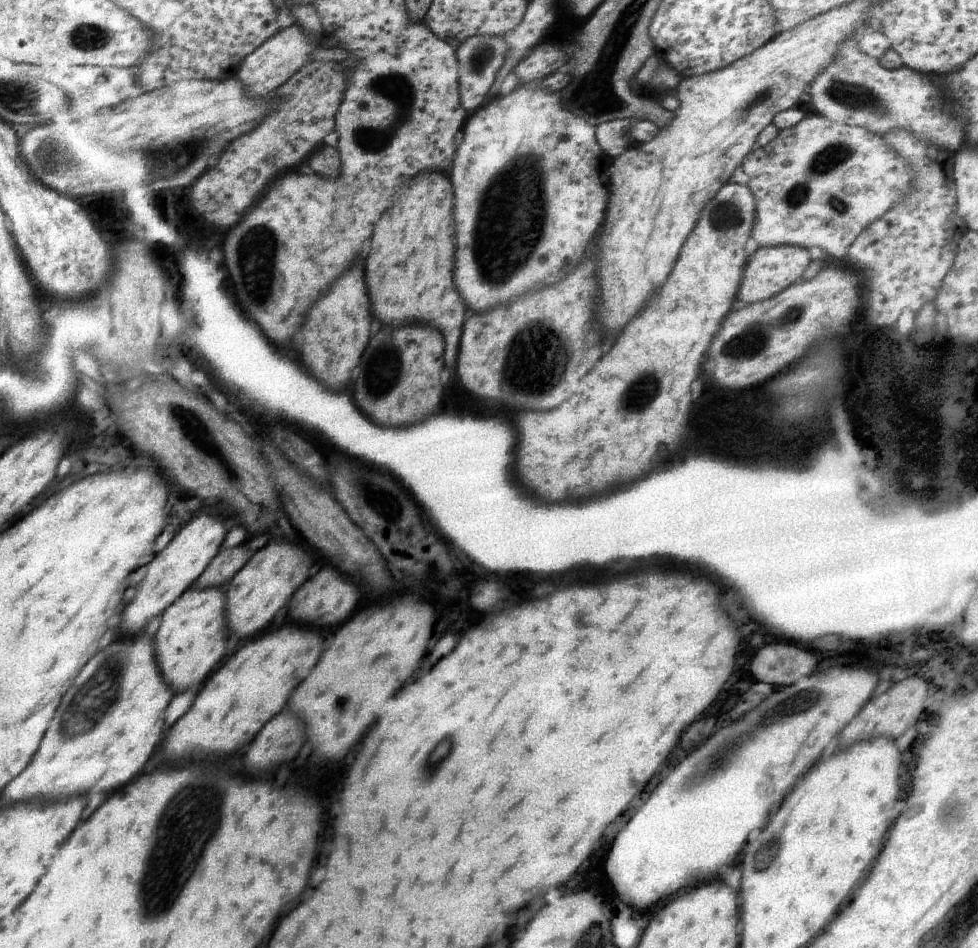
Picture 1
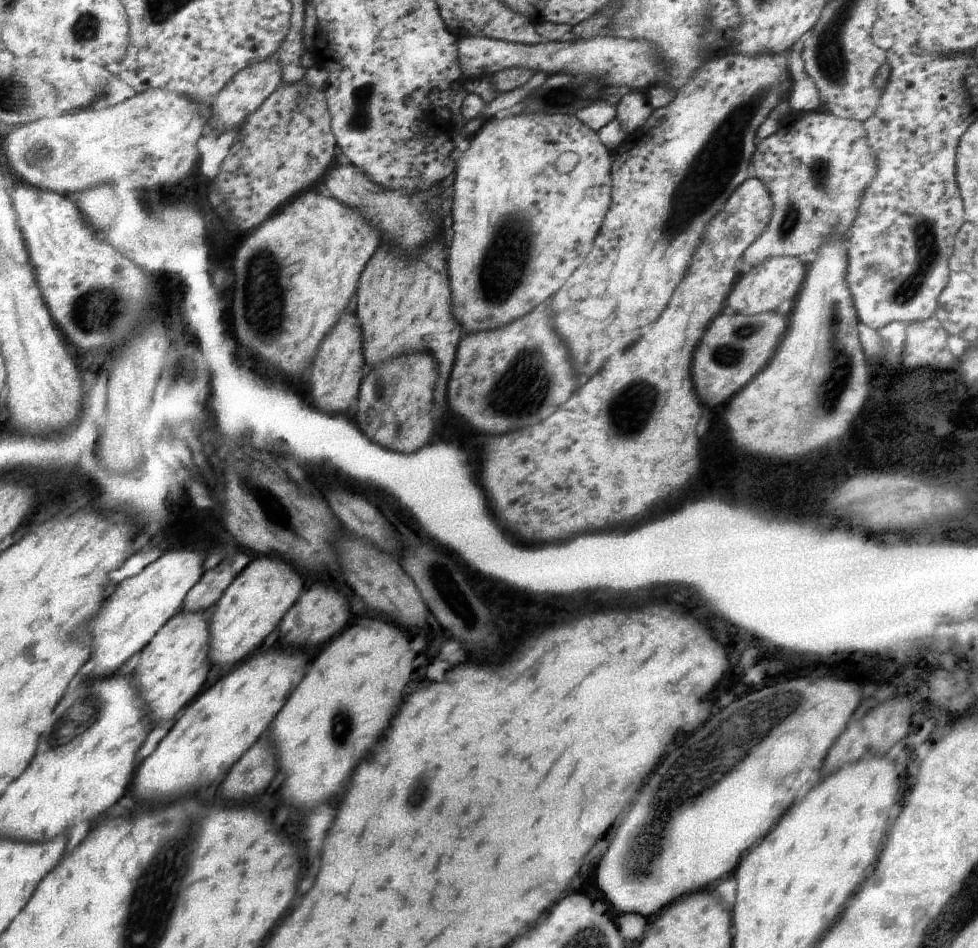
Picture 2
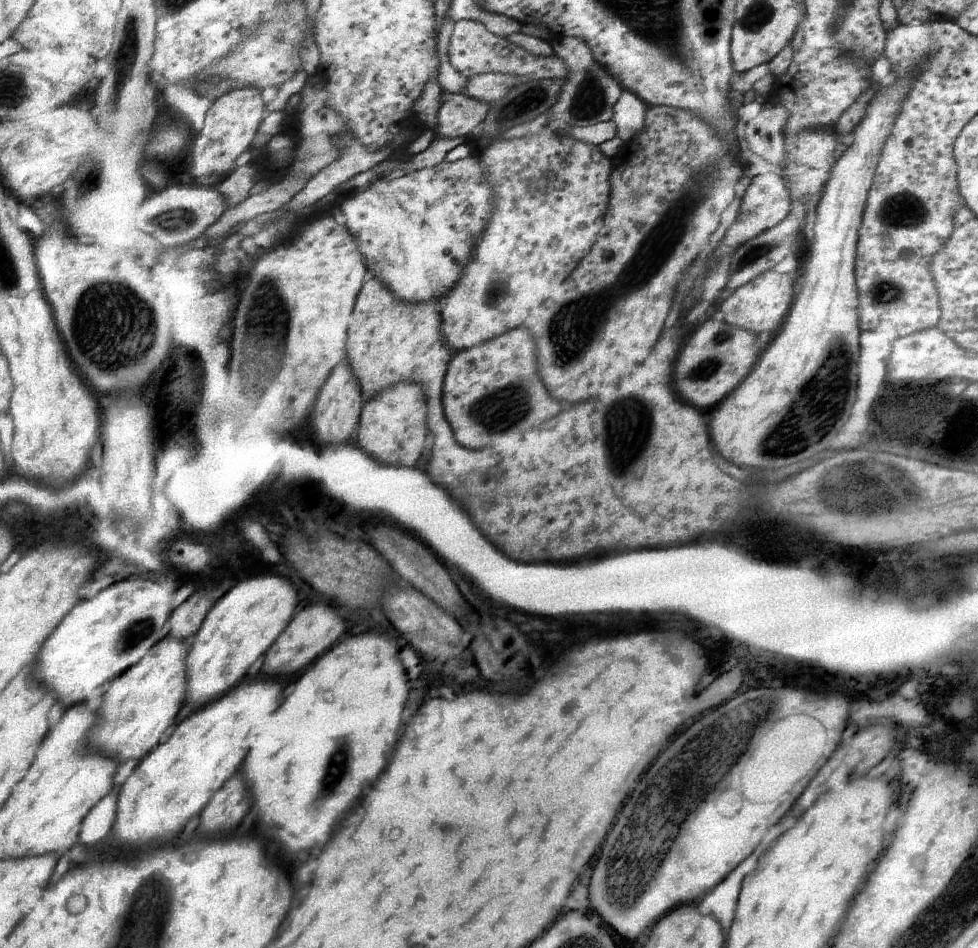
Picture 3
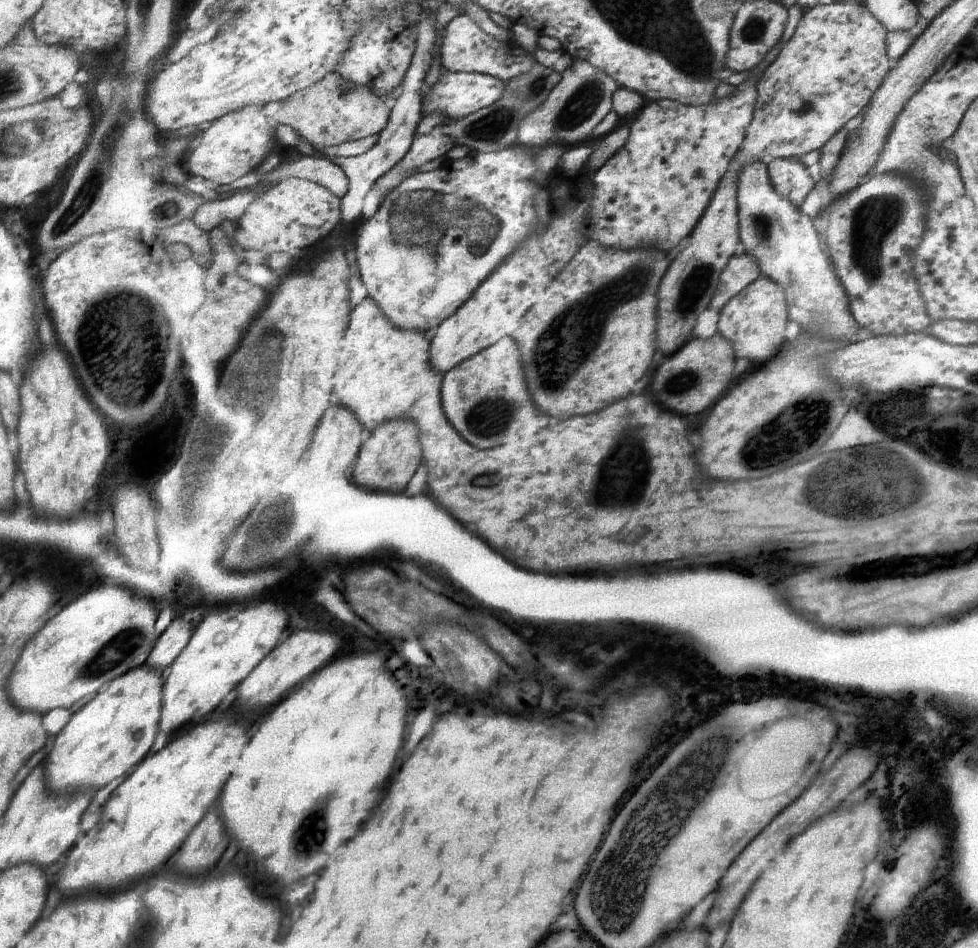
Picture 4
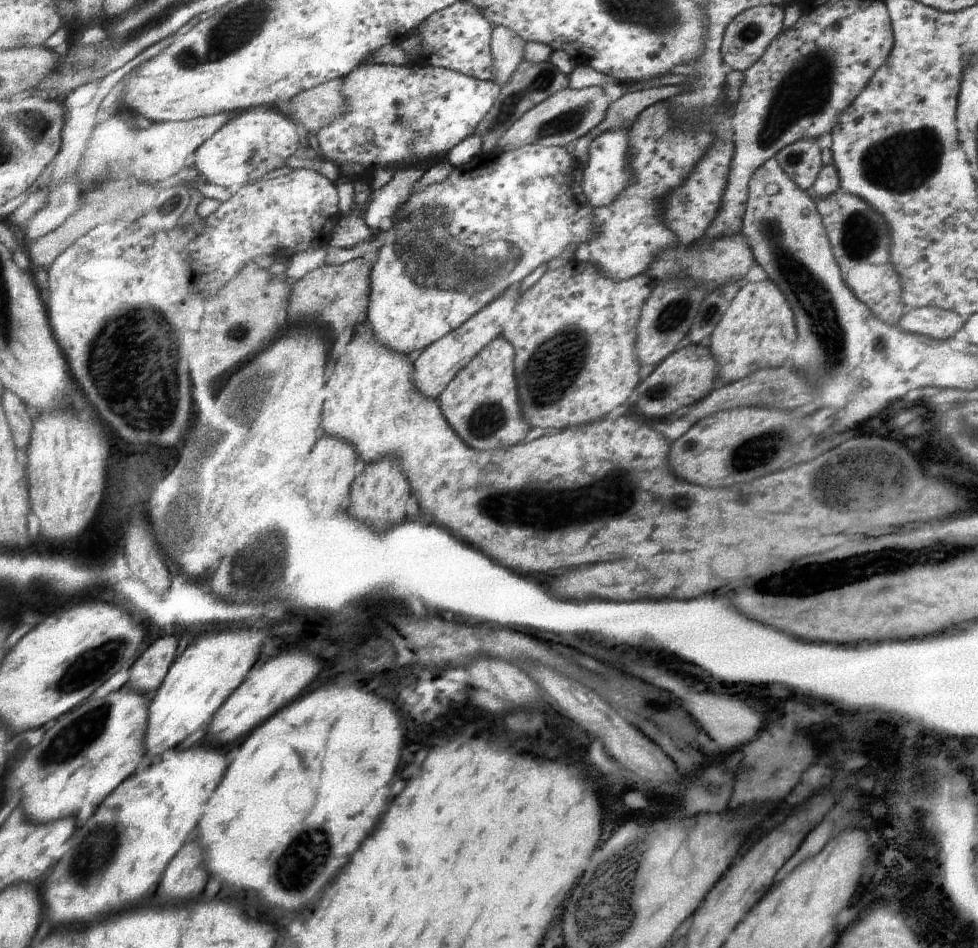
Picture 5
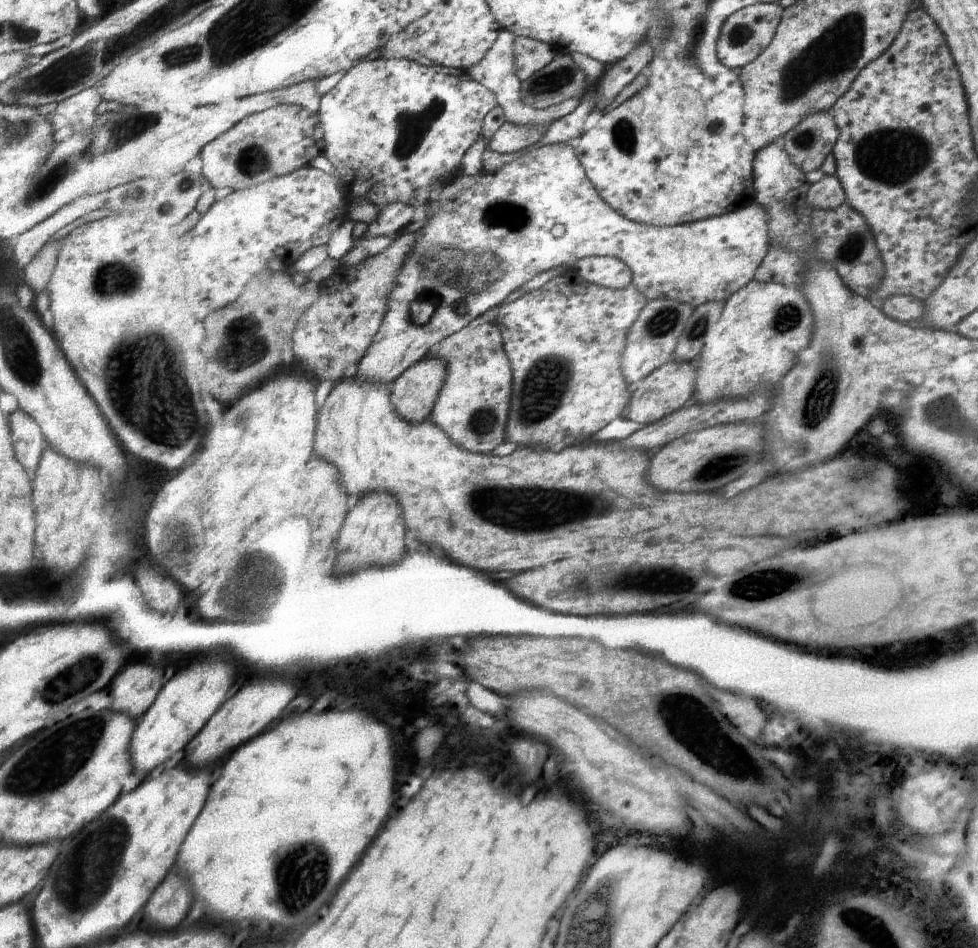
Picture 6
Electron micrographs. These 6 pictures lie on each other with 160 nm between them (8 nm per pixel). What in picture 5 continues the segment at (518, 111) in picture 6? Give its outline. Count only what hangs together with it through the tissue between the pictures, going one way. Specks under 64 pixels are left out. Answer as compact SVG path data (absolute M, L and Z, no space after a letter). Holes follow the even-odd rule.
M493 25L492 53L493 53L493 80L502 85L511 79L511 74L523 61L525 40L512 29L502 25Z

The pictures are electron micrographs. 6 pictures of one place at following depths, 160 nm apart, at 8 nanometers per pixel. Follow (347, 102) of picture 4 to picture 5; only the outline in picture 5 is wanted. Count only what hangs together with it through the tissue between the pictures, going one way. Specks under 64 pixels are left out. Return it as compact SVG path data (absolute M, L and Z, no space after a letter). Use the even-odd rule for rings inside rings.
M344 78L327 82L324 85L318 85L316 88L308 89L304 93L298 93L292 100L275 108L280 109L285 115L290 115L294 122L300 122L308 132L317 134L324 125L337 121L345 114L347 100L342 92L343 82Z

